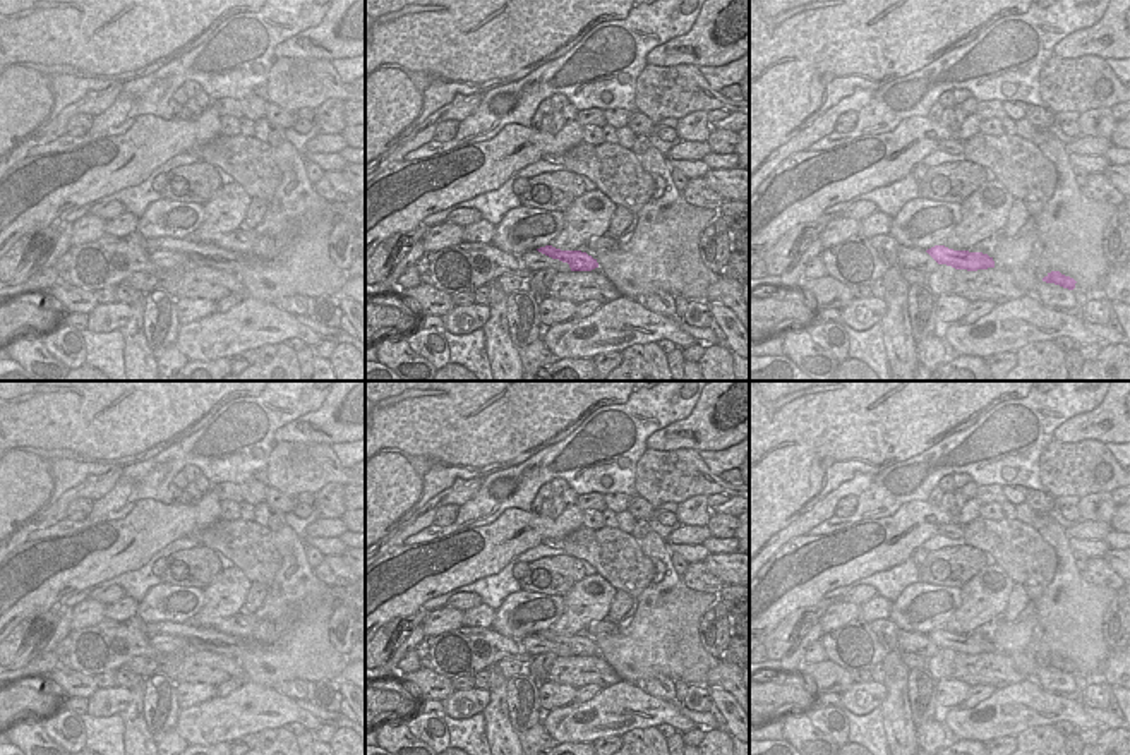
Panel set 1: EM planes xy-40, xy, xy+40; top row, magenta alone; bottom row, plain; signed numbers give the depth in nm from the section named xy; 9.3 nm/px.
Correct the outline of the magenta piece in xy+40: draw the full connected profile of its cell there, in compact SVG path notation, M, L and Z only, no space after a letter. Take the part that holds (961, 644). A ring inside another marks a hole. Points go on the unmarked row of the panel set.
M935 630L926 635L938 649L947 649L955 654L988 654L995 652L993 642L983 637L969 637L969 635L953 635L945 630Z

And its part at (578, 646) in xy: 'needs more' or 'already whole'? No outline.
needs more

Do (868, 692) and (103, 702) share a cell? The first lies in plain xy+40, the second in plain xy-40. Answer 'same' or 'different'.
same

